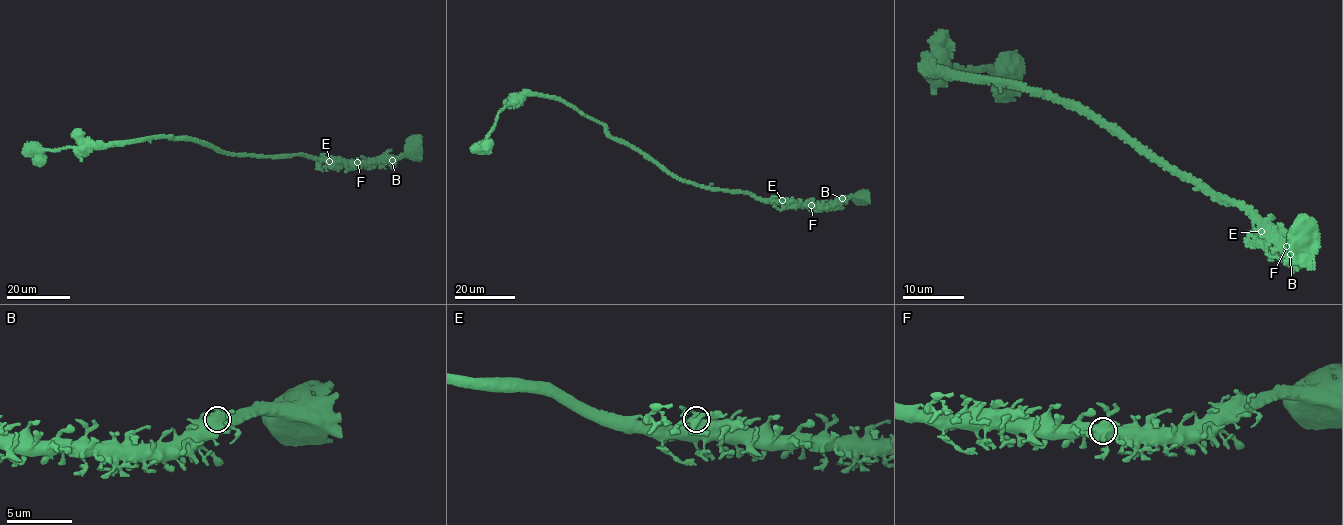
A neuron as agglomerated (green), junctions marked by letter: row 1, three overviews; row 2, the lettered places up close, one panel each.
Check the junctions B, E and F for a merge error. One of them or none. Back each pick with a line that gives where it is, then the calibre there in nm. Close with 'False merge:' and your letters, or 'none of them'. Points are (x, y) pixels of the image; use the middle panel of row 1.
False merge: none of them

